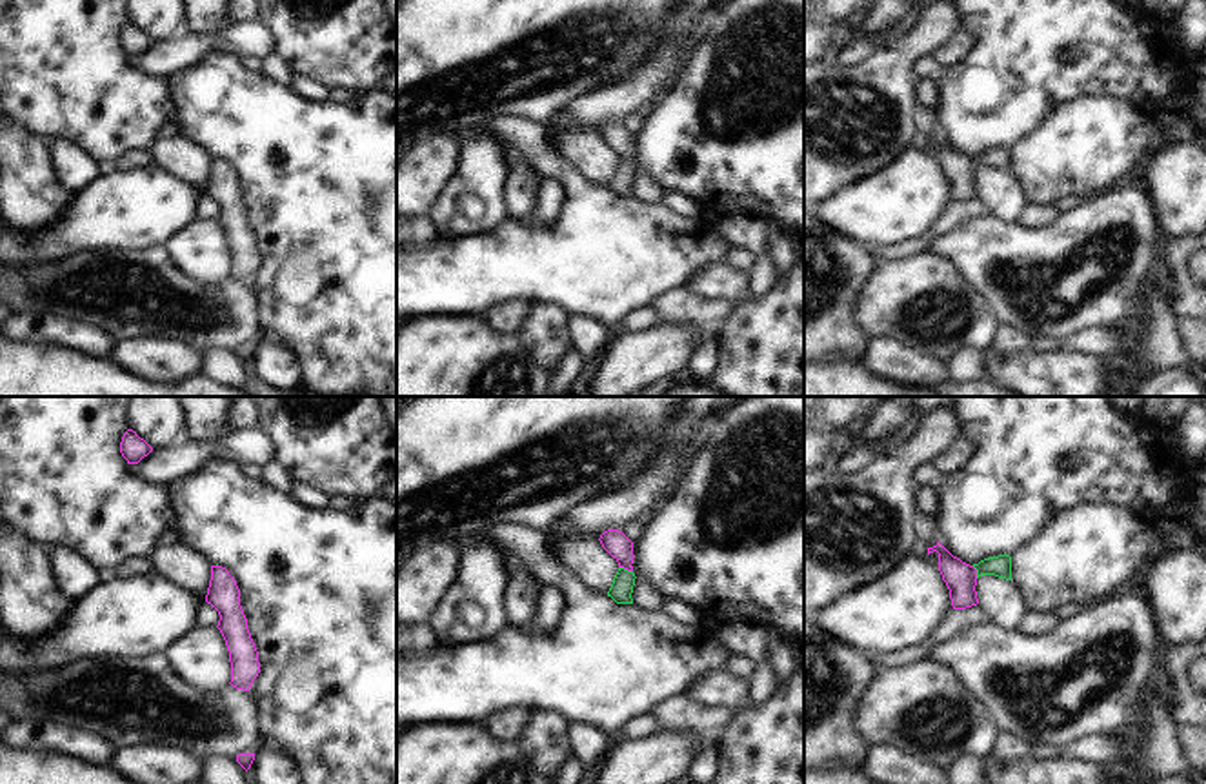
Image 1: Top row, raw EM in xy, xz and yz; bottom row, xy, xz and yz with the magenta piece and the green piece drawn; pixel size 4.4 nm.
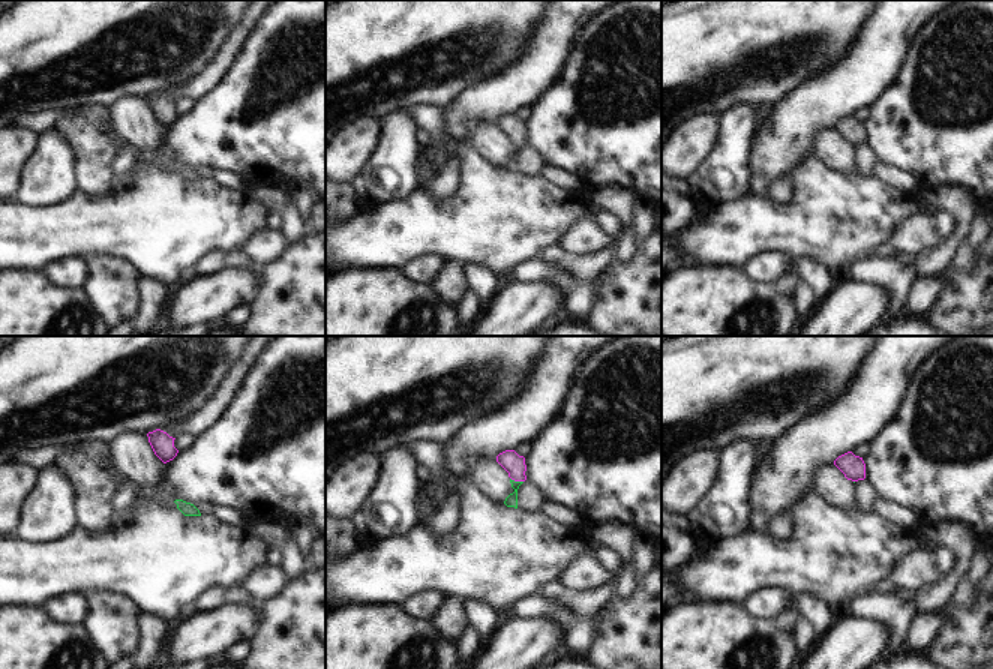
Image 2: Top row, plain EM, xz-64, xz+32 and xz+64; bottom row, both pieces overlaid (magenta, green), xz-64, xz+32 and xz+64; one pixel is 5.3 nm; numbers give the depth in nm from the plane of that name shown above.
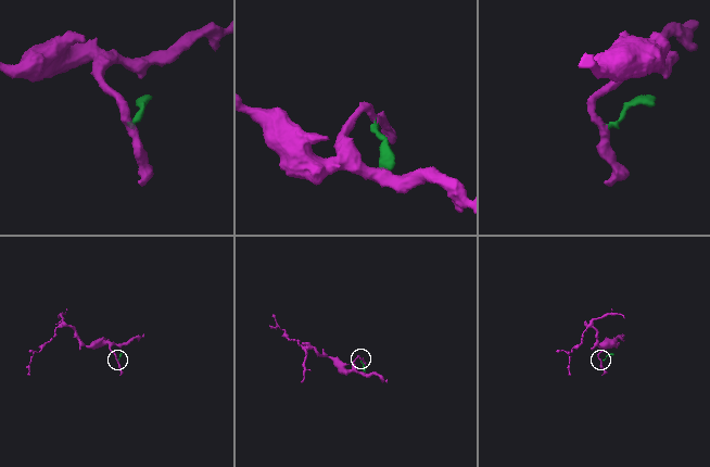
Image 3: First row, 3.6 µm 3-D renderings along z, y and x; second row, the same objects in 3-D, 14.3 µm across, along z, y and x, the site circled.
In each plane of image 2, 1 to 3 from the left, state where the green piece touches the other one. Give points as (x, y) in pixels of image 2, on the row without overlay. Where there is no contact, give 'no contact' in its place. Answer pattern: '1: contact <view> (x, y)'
1: no contact
2: contact xz+32 (516, 144)
3: no contact

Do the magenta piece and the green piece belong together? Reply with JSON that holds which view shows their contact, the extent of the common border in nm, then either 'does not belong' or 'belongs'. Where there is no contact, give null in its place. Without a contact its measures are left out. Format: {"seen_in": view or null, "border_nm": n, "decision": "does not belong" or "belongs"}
{"seen_in": "xz", "border_nm": 70, "decision": "belongs"}

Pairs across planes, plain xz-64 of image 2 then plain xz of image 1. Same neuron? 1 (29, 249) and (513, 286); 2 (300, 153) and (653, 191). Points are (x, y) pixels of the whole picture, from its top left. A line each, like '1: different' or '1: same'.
1: same
2: different

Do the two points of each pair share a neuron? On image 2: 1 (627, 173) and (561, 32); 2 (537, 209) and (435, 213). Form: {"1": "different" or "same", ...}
{"1": "different", "2": "same"}

